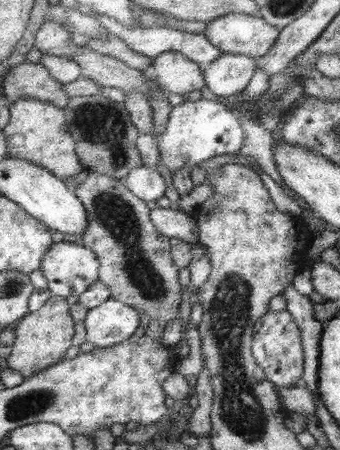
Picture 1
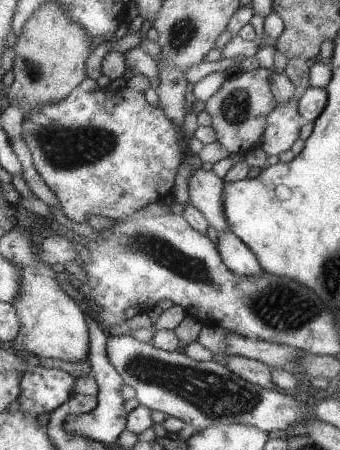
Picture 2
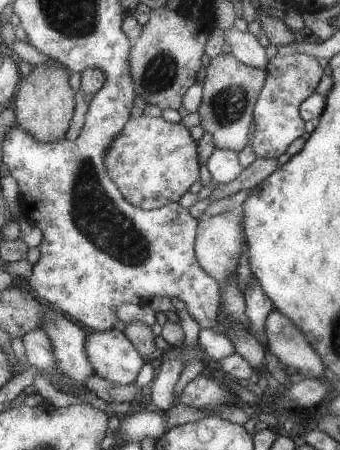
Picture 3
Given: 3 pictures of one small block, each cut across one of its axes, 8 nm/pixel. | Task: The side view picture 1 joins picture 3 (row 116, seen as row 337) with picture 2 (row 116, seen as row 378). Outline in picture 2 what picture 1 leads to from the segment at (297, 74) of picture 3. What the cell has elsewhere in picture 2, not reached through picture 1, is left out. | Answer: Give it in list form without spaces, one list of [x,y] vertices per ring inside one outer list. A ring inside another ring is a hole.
[[[301,96],[297,100],[293,100],[293,102],[289,102],[287,106],[279,106],[269,116],[269,128],[267,128],[267,132],[263,136],[263,142],[261,142],[261,146],[265,148],[265,152],[269,156],[273,156],[273,154],[281,156],[281,154],[289,152],[293,148],[293,144],[301,138],[301,110],[299,110],[299,100],[301,100]]]

